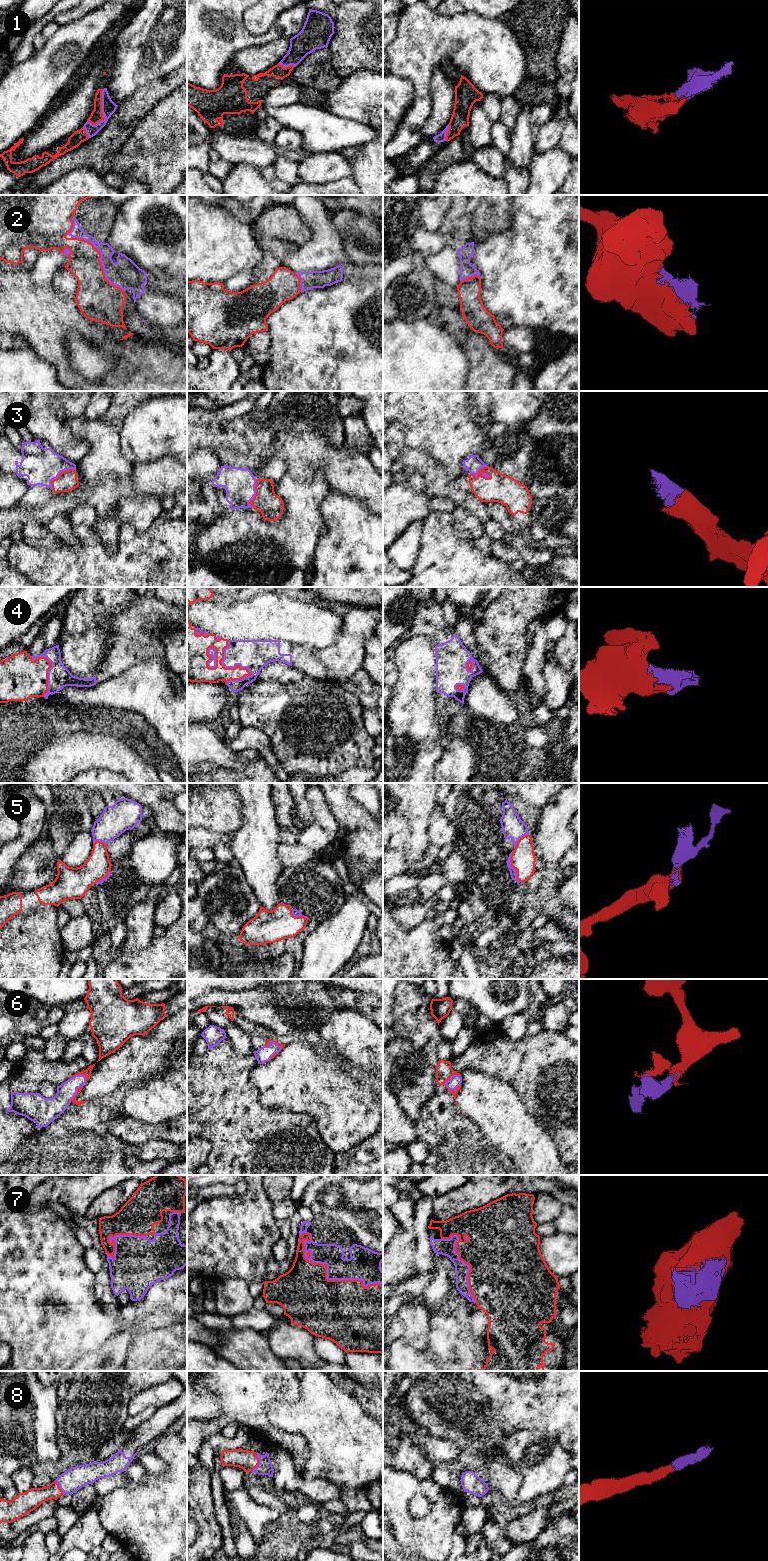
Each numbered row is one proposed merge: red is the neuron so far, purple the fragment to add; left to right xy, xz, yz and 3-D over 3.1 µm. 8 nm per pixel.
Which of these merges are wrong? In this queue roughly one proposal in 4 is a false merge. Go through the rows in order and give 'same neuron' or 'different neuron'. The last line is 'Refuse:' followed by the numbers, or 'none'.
1: same neuron
2: same neuron
3: same neuron
4: same neuron
5: same neuron
6: same neuron
7: same neuron
8: same neuron
Refuse: none

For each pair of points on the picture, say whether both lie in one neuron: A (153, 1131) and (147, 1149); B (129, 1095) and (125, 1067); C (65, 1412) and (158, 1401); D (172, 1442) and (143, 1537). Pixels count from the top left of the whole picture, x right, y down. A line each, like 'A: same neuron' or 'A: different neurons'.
A: different neurons
B: different neurons
C: different neurons
D: same neuron

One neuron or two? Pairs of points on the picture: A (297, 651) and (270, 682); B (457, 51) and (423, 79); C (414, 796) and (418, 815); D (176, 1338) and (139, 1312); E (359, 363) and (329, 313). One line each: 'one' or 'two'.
A: two
B: one
C: one
D: two
E: one

